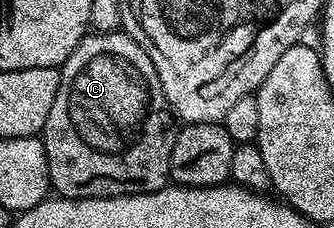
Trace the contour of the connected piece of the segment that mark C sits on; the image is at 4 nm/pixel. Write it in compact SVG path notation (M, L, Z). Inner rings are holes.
M121 29L86 33L79 41L77 48L71 53L71 57L67 57L67 61L61 64L59 70L61 72L59 89L55 93L54 103L51 104L51 113L47 113L45 128L42 129L39 136L47 153L50 188L62 199L114 199L116 195L151 193L167 186L170 182L171 149L175 145L179 127L175 122L173 112L169 110L169 103L165 100L163 89L159 85L159 73L155 73L155 65L151 65L151 57L147 57L147 53L143 53L141 46Z

